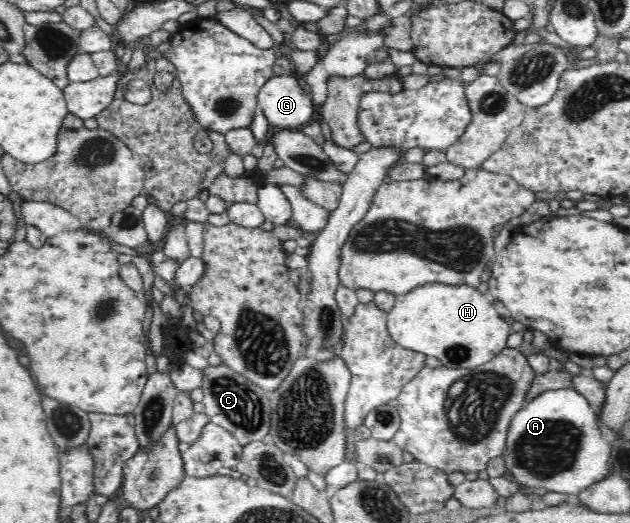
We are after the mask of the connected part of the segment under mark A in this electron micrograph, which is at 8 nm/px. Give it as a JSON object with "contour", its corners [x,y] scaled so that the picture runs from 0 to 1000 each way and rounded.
{"contour":[[[908,736],[900,742],[870,742],[825,780],[806,815],[802,857],[798,876],[806,912],[819,924],[843,931],[844,937],[863,933],[898,946],[921,943],[960,916],[967,902],[965,881],[971,864],[971,851],[957,839],[944,805],[943,780],[933,761]]]}

